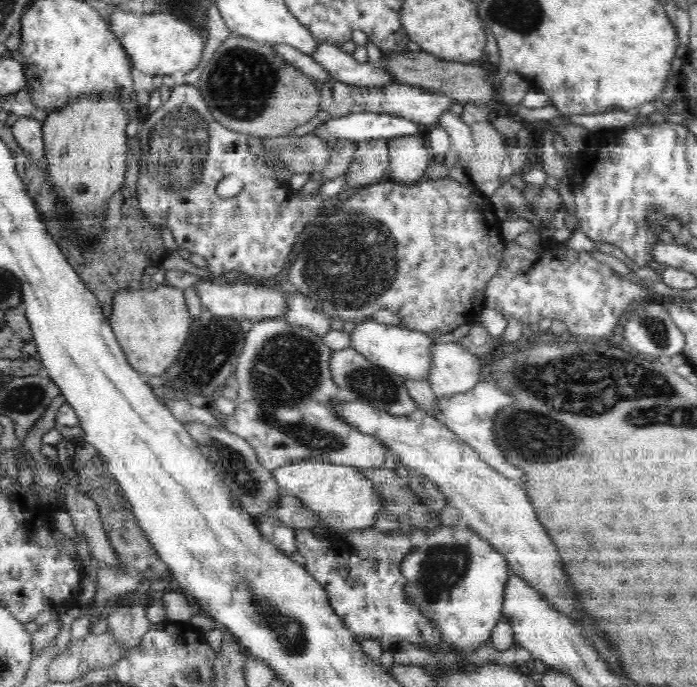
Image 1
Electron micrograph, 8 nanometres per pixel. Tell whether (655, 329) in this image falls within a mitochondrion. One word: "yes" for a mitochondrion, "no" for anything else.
yes

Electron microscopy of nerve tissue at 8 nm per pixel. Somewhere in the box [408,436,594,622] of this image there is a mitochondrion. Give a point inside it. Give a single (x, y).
(442, 567)

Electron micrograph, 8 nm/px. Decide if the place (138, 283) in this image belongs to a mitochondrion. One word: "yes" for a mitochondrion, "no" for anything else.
no

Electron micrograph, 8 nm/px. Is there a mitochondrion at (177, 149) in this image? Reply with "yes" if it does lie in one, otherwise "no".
yes

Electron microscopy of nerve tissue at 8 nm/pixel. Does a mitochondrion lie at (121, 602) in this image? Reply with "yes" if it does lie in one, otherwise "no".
no

